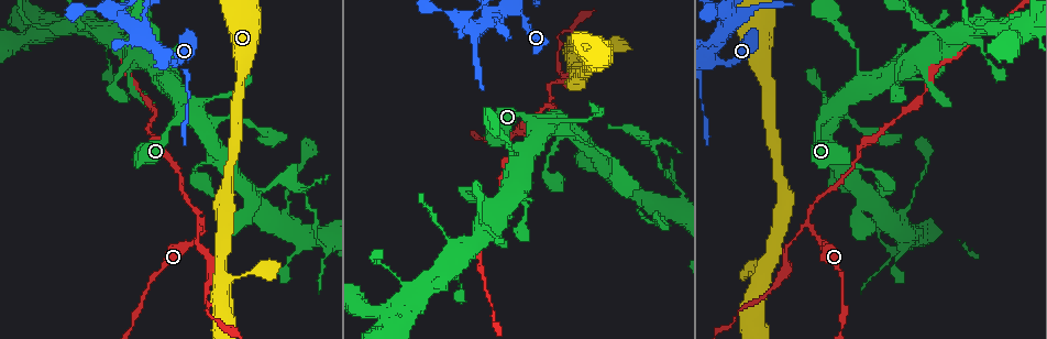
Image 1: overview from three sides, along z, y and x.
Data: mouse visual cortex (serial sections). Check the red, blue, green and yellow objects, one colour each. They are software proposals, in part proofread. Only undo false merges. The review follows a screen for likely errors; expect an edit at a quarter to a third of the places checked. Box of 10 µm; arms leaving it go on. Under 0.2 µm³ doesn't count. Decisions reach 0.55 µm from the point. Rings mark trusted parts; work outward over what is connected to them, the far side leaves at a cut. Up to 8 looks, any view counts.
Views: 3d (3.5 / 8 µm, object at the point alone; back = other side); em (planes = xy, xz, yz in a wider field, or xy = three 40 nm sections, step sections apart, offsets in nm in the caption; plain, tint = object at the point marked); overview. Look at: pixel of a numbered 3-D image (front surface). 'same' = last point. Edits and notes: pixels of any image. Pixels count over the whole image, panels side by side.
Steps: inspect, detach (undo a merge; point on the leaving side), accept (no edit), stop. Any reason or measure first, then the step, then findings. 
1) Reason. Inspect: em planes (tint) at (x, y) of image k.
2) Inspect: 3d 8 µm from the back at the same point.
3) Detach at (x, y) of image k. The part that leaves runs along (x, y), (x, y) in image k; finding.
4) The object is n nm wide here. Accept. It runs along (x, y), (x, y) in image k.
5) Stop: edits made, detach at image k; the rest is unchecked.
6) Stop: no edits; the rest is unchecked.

Sharp bend. Inspect: 3d 8 µm at (202, 225) of image 1.

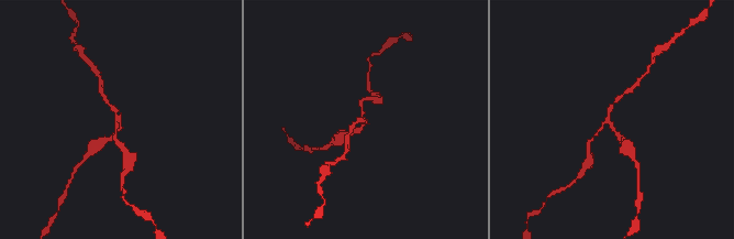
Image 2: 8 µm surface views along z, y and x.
Inspect: em xy step 2 (tint) at the same point.

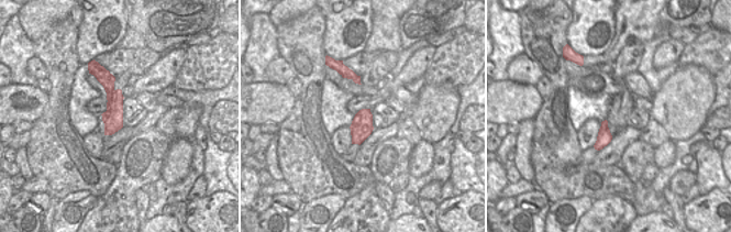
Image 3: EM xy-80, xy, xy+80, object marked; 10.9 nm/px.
Detach at (360, 102) of image 2. The part that leaves runs along (610, 113), (610, 107), (637, 82) in image 2; a second cell is stuck on.

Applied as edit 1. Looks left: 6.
Inspect: overview.

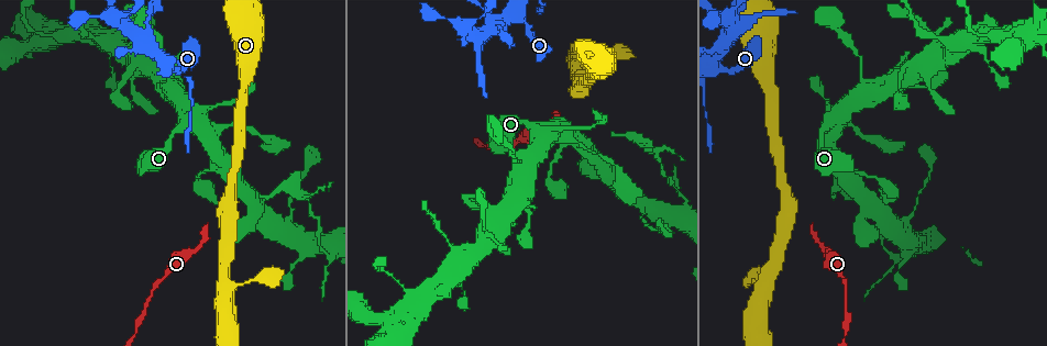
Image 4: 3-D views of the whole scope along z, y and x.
Abrupt turn. Inspect: 3d 3.5 µm at (536, 132) of image 4.

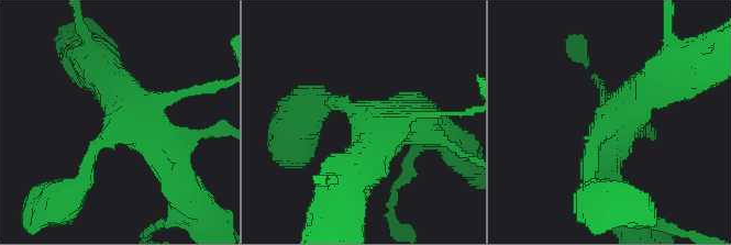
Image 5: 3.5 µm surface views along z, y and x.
Now the EM. Inspect: em xy step 2 (plain) at (364, 117) of image 5.

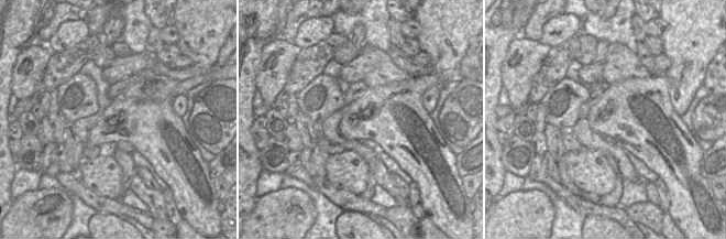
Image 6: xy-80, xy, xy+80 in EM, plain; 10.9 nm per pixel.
With the object marked. Inspect: em xy step 2 (tint) at the same point.

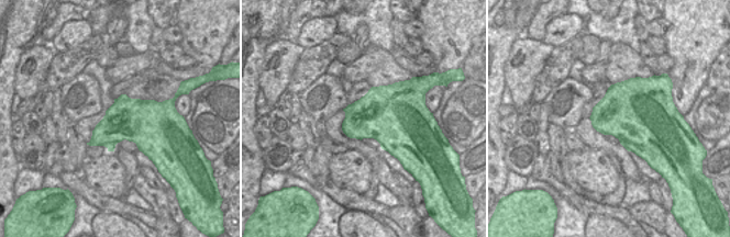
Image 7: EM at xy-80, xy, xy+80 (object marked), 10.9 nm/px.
The object is 600 nm wide here. Accept. It runs along (589, 165), (608, 124), (665, 77) in image 5; all the same cell.

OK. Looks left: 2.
Sharp bend. Inspect: 3d 3.5 µm at (730, 18) of image 4.

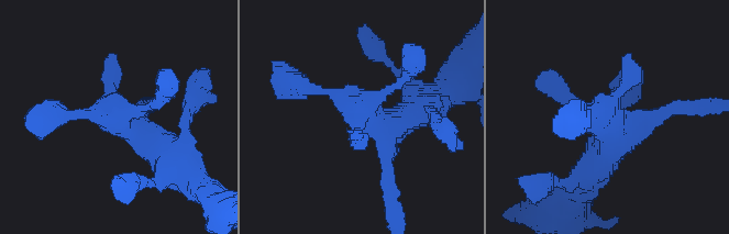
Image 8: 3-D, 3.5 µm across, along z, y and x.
Need the tissue. Inspect: em xy step 5 (tint) at (120, 122) of image 8.

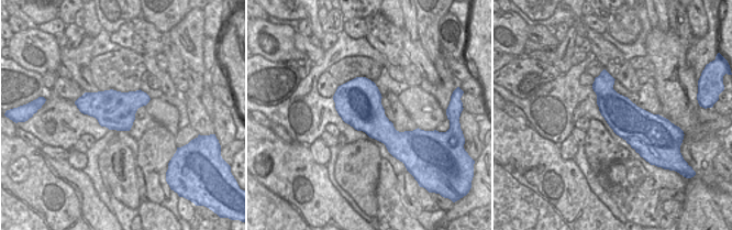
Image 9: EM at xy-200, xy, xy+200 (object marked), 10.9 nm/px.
Accept. It runs along (176, 164), (116, 113), (57, 113) in image 8; one cell here.

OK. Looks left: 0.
Stop: edits made, detach at image 2; the rest is unchecked.

